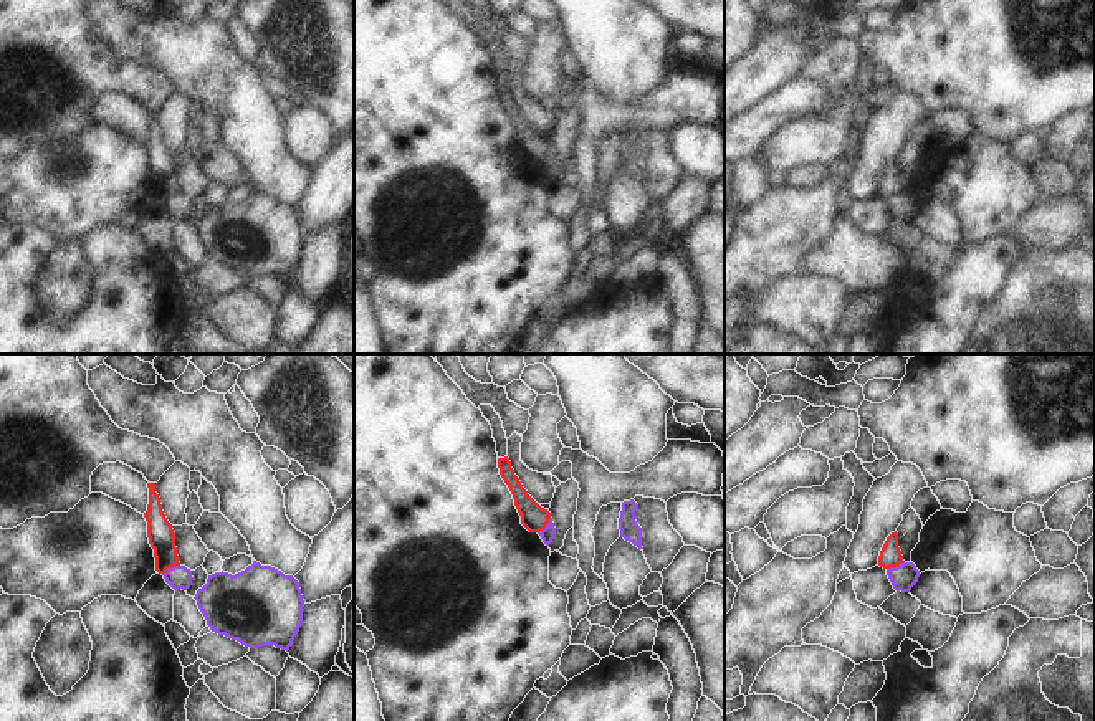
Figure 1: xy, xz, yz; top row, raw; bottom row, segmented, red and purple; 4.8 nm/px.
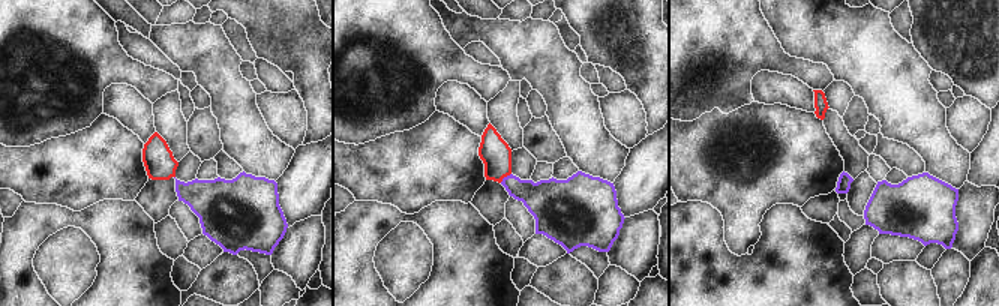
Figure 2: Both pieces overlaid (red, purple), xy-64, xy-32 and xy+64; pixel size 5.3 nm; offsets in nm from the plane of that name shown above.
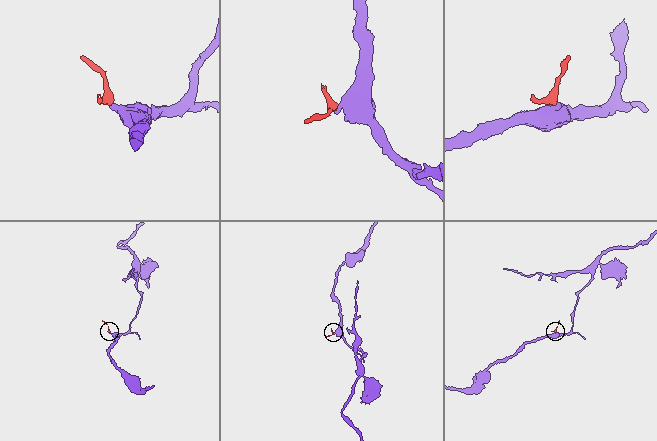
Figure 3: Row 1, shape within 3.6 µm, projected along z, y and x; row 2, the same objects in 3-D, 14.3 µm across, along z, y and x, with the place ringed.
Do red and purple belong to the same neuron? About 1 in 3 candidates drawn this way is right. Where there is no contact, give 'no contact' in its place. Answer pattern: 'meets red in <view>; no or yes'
meets red in xy; no

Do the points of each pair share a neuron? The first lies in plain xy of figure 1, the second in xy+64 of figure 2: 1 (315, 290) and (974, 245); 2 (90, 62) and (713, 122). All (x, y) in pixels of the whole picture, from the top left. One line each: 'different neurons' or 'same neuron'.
1: same neuron
2: different neurons

